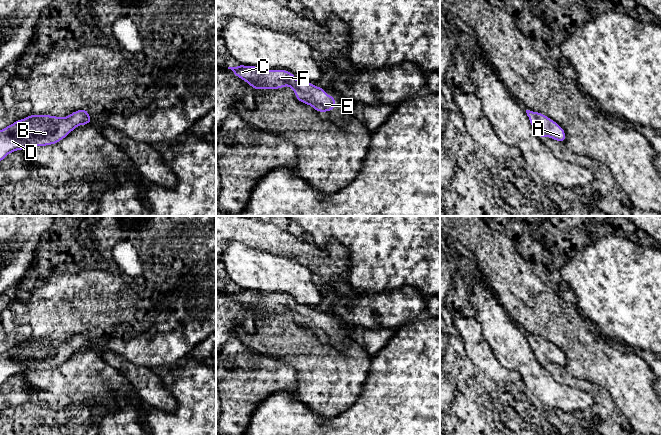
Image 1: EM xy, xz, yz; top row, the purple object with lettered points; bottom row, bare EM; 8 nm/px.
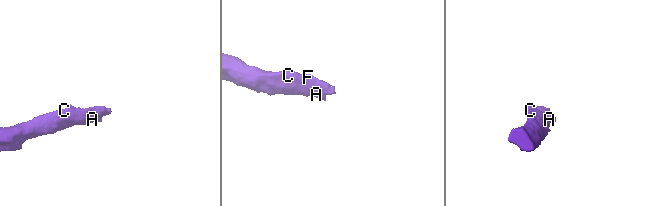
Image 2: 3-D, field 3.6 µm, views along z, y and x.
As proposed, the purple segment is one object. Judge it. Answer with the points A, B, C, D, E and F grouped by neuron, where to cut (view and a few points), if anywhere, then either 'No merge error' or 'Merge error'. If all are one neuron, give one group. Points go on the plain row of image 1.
Groups: A B C D E F. No split. No merge error

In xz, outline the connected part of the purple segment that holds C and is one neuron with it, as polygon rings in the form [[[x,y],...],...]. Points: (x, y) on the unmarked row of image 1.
[[[240,288],[237,291],[228,291],[228,293],[253,311],[255,316],[257,313],[284,312],[287,308],[294,314],[298,325],[312,330],[317,336],[335,334],[334,319],[327,320],[325,313],[297,304],[290,295],[274,295]]]

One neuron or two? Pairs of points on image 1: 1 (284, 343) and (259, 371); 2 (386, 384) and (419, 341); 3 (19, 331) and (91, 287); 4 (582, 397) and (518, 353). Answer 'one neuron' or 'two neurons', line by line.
1: two neurons
2: one neuron
3: two neurons
4: one neuron

